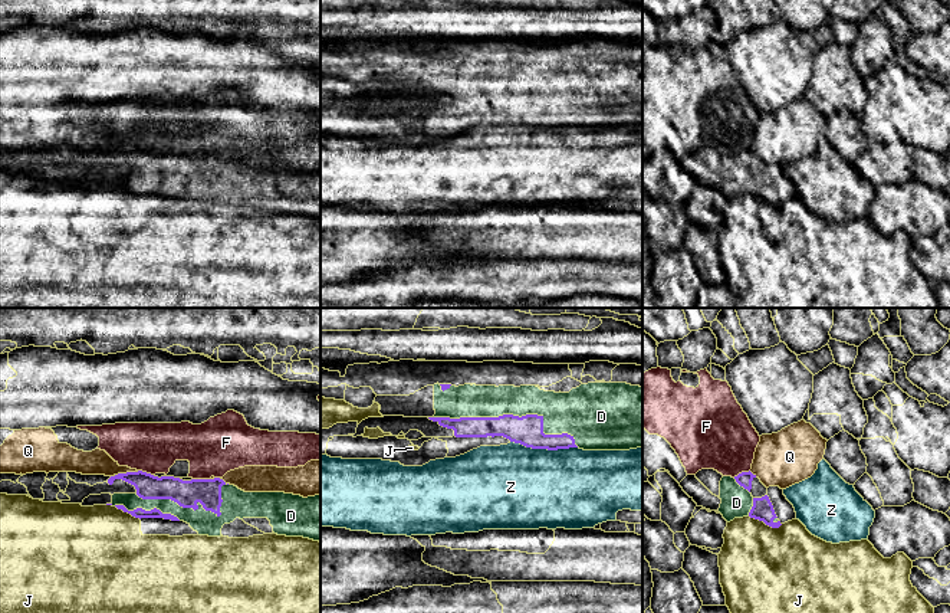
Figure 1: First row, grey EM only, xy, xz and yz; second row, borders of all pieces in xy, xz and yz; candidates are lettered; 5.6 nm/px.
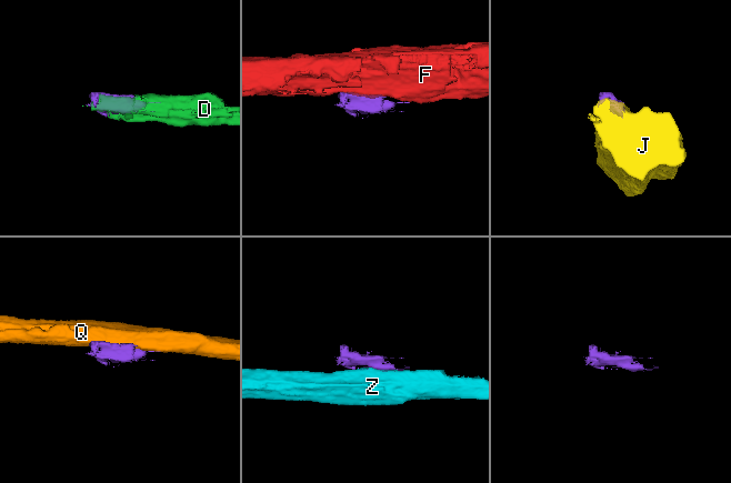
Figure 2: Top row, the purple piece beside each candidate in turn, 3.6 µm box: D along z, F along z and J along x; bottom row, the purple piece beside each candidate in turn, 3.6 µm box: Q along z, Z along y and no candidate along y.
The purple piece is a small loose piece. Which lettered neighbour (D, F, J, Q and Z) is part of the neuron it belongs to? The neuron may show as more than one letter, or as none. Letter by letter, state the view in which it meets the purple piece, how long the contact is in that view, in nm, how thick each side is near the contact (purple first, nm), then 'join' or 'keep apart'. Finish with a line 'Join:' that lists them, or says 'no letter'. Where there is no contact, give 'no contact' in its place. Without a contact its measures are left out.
D: contact in xz; length 800 nm; calibres 170 and 200 nm; join
F: contact in xy; length 100 nm; calibres 150 and 320 nm; keep apart
J: contact in yz; length 200 nm; calibres 120 and 480 nm; keep apart
Q: contact in xy; length 140 nm; calibres 140 and 140 nm; keep apart
Z: contact in xz; length 380 nm; calibres 170 and 460 nm; keep apart
Join: D

